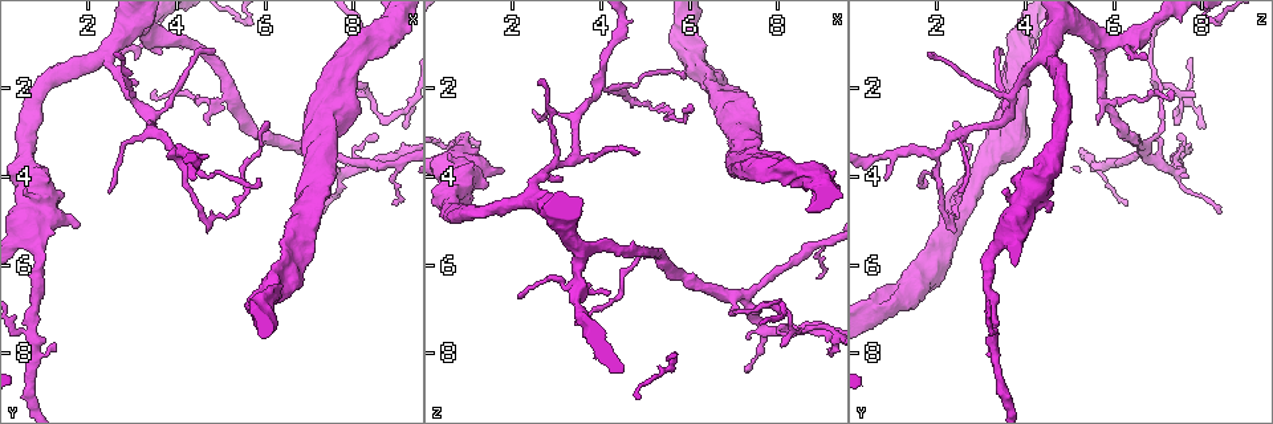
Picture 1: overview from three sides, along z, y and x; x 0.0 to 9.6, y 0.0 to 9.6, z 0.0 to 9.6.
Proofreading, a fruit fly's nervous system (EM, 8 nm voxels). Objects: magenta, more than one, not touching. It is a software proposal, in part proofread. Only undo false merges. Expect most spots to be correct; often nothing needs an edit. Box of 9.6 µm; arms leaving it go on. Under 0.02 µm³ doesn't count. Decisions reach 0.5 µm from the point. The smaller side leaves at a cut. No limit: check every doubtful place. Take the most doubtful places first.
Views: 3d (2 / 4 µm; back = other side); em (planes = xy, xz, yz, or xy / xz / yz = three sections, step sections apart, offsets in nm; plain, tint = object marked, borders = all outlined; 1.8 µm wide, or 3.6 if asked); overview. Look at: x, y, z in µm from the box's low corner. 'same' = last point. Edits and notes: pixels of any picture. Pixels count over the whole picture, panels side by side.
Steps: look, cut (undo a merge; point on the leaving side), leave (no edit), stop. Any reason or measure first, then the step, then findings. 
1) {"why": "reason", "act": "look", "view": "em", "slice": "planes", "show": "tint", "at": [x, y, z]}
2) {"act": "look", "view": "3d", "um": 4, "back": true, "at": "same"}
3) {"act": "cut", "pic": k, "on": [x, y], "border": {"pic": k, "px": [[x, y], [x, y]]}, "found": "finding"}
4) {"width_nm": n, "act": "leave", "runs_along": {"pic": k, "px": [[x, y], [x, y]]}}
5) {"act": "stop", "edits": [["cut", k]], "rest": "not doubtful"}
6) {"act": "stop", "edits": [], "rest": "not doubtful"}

{"why": "sharp bend", "act": "look", "view": "3d", "um": 4, "at": [6.95, 3.35, 6.75]}

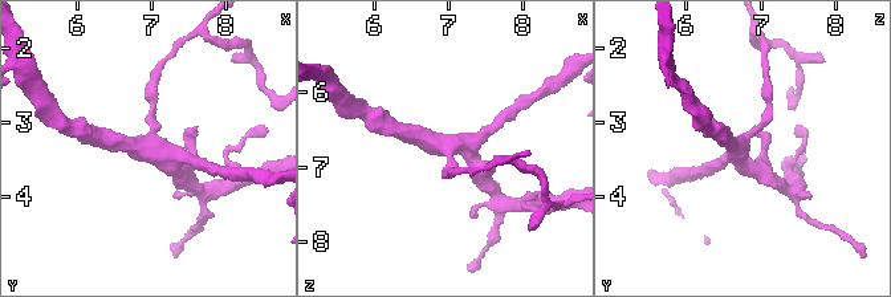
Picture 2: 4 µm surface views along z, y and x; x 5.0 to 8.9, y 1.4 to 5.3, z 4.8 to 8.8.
{"act": "look", "view": "em", "slice": "yz", "step": 16, "show": "tint", "at": [6.95, 3.30, 6.70]}

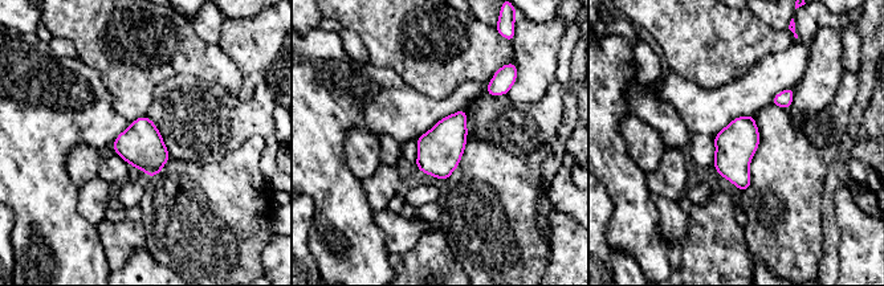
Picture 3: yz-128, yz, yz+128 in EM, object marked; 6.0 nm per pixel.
{"act": "look", "view": "em", "slice": "xz", "step": 4, "show": "tint", "at": "same"}

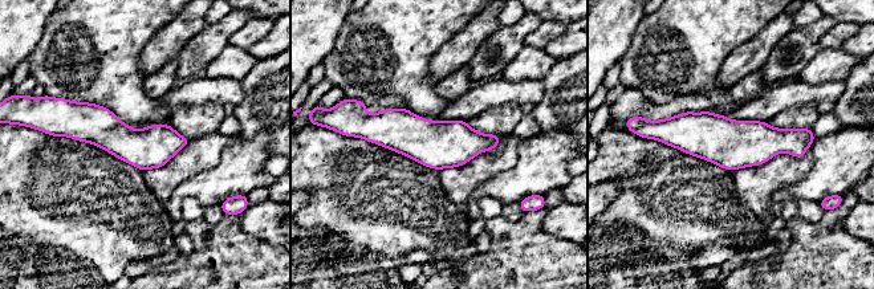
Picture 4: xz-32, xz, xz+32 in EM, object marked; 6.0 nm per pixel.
{"width_nm": 260, "act": "leave", "runs_along": {"pic": 4, "px": [[658, 129], [718, 139], [811, 138]]}, "found": "all the same neuron"}

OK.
{"why": "two arms in line, one across", "act": "look", "view": "3d", "um": 4, "back": true, "at": [0.75, 7.15, 3.20]}

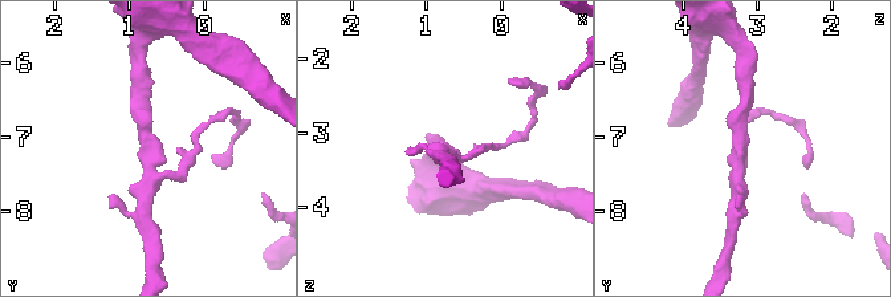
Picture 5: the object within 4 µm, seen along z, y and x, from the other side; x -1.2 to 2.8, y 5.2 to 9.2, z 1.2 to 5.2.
{"arms": 3, "act": "look", "view": "em", "slice": "planes", "show": "tint", "at": [0.75, 7.20, 3.25]}

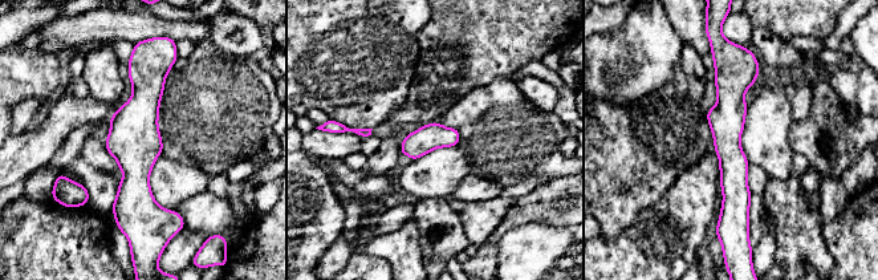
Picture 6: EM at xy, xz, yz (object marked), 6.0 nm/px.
{"width_nm": 160, "act": "leave", "found": "all the same neuron"}

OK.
{"why": "abrupt turn", "act": "look", "view": "em", "slice": "planes", "show": "plain", "at": [7.65, 3.95, 7.50]}

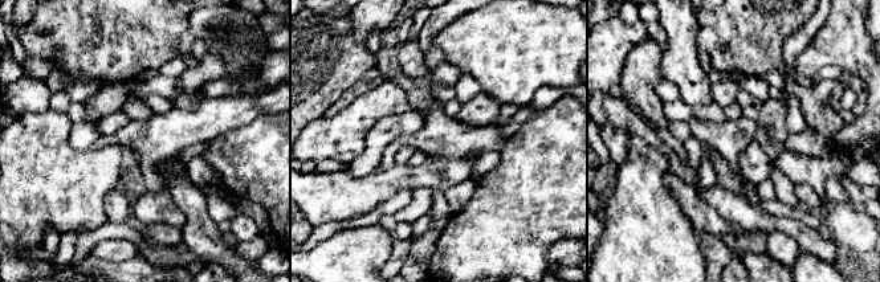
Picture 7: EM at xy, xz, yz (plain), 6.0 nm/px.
{"why": "with the object marked", "act": "look", "view": "em", "slice": "planes", "show": "tint", "at": "same"}

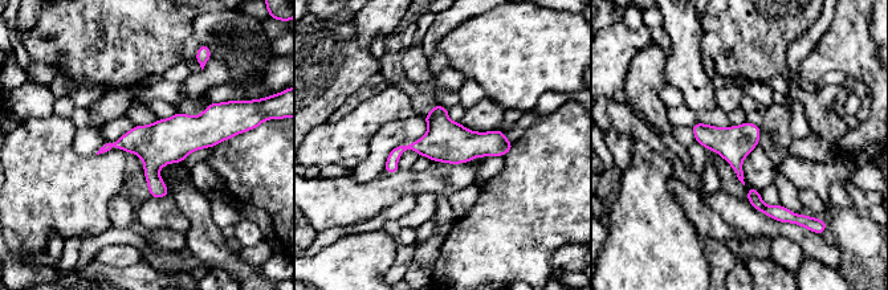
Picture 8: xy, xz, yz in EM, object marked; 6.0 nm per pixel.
{"act": "leave", "runs_along": {"pic": 8, "px": [[508, 146], [407, 146], [388, 170]]}, "found": "all the same neuron"}

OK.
{"act": "stop", "edits": [], "rest": "not doubtful"}

